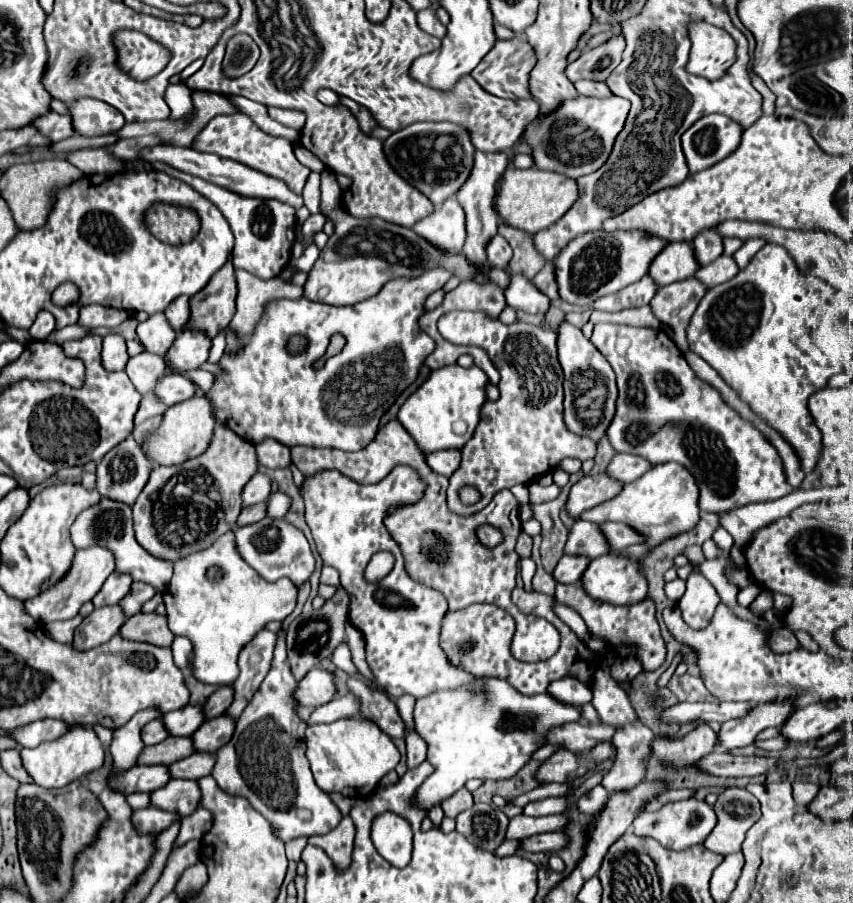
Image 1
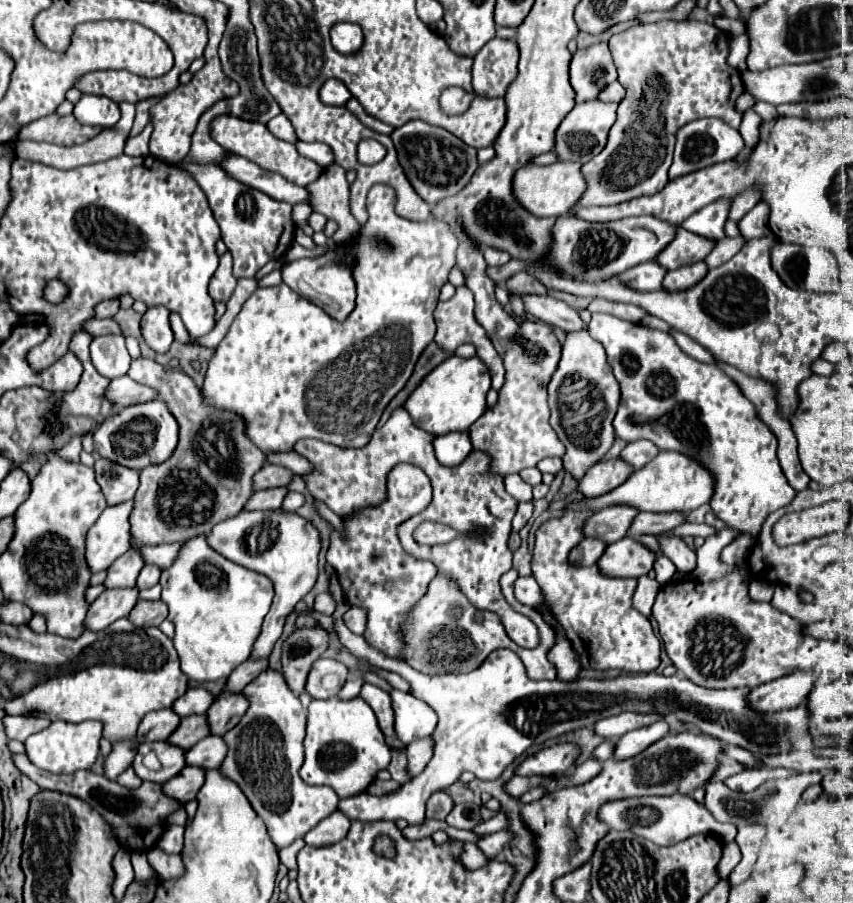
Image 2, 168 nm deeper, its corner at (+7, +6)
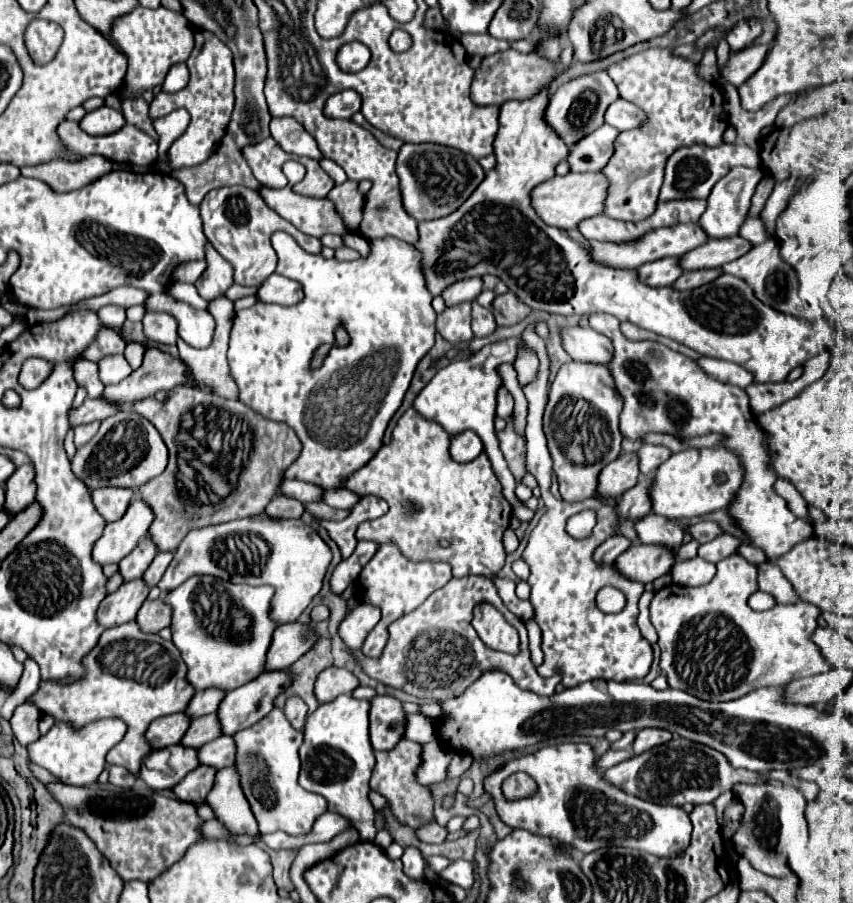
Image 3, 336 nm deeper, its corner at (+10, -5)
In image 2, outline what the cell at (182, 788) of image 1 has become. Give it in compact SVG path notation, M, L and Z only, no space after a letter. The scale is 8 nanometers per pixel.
M185 767L181 773L177 773L177 777L163 783L163 789L165 789L165 795L169 795L175 801L179 801L181 805L185 805L185 803L195 799L203 781L205 781L205 771L203 769Z

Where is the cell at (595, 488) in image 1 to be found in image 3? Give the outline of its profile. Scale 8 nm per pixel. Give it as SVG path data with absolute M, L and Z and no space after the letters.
M622 454L614 462L610 462L602 472L600 472L600 484L598 484L598 494L604 498L616 498L622 496L622 492L630 490L640 476L638 468L638 454Z

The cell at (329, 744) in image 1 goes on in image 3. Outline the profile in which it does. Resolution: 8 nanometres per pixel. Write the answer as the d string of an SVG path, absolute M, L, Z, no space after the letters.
M344 694L334 702L320 704L316 712L308 714L304 744L300 748L300 786L308 792L324 796L328 812L342 812L342 816L350 818L350 824L356 826L362 840L374 842L378 830L374 826L374 808L368 800L368 782L376 760L368 736L368 710L368 700L356 700Z

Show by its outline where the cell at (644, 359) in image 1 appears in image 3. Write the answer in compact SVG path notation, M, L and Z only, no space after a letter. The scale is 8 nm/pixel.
M590 314L590 328L608 336L614 344L614 358L610 360L608 370L616 380L616 390L624 398L620 430L626 438L638 440L646 432L666 432L678 438L692 438L710 432L724 434L724 446L734 450L742 458L744 466L744 484L728 510L740 528L752 538L752 544L762 548L768 558L778 558L790 552L794 544L812 536L812 526L794 516L786 508L786 502L772 490L776 476L768 464L770 456L764 444L764 434L752 416L748 396L742 388L712 378L696 364L696 360L690 360L658 342L628 340L620 332L618 318L610 314Z

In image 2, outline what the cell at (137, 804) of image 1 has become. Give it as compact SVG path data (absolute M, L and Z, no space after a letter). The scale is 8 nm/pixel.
M129 767L125 773L119 775L117 783L119 783L119 785L125 785L127 789L137 789L137 785L141 785L141 779L133 773L133 767Z

